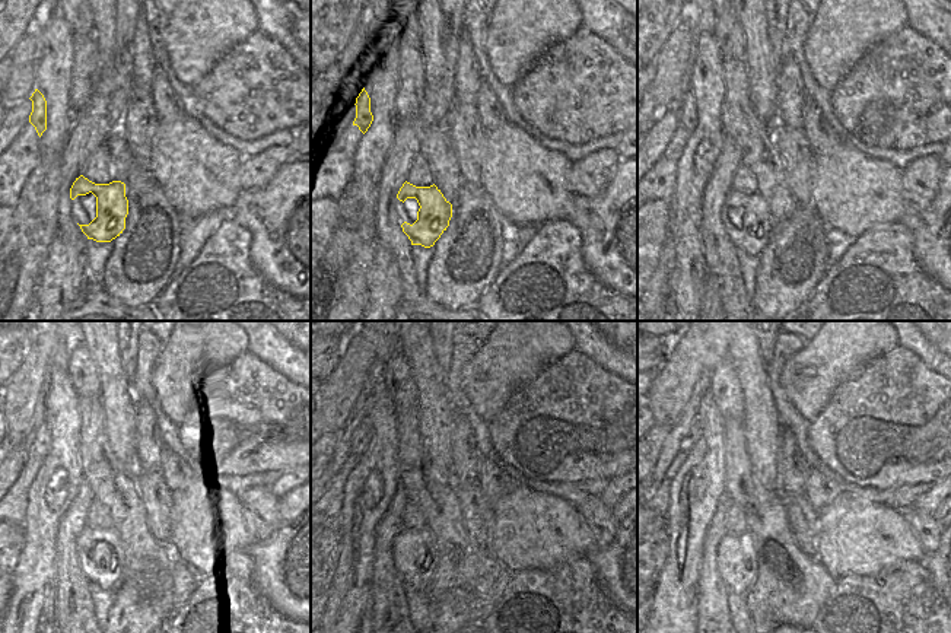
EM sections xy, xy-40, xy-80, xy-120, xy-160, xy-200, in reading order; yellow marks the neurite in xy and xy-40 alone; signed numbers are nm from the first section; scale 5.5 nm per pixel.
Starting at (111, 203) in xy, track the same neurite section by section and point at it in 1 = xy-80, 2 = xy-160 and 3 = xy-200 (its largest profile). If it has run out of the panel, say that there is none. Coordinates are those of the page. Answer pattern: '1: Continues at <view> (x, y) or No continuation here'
1: Continues at xy-80 (750, 232)
2: Continues at xy-160 (412, 552)
3: Continues at xy-200 (735, 554)

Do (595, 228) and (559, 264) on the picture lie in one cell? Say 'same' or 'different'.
different

